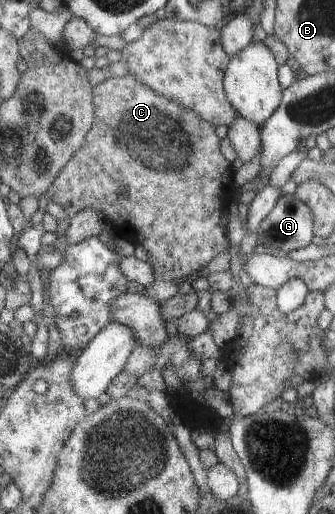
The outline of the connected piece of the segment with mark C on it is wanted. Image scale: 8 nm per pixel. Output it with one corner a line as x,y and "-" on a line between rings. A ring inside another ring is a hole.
133,73
95,85
94,104
96,118
86,142
55,179
47,197
60,205
70,218
83,209
102,211
107,221
119,229
119,237
147,253
147,261
153,265
157,280
177,283
229,251
227,223
222,225
221,217
231,202
229,192
234,185
235,169
221,153
221,137
217,135
215,125
203,121
179,101
169,101
155,93
-
145,167
155,173
143,173
-
122,187
126,189
123,195

